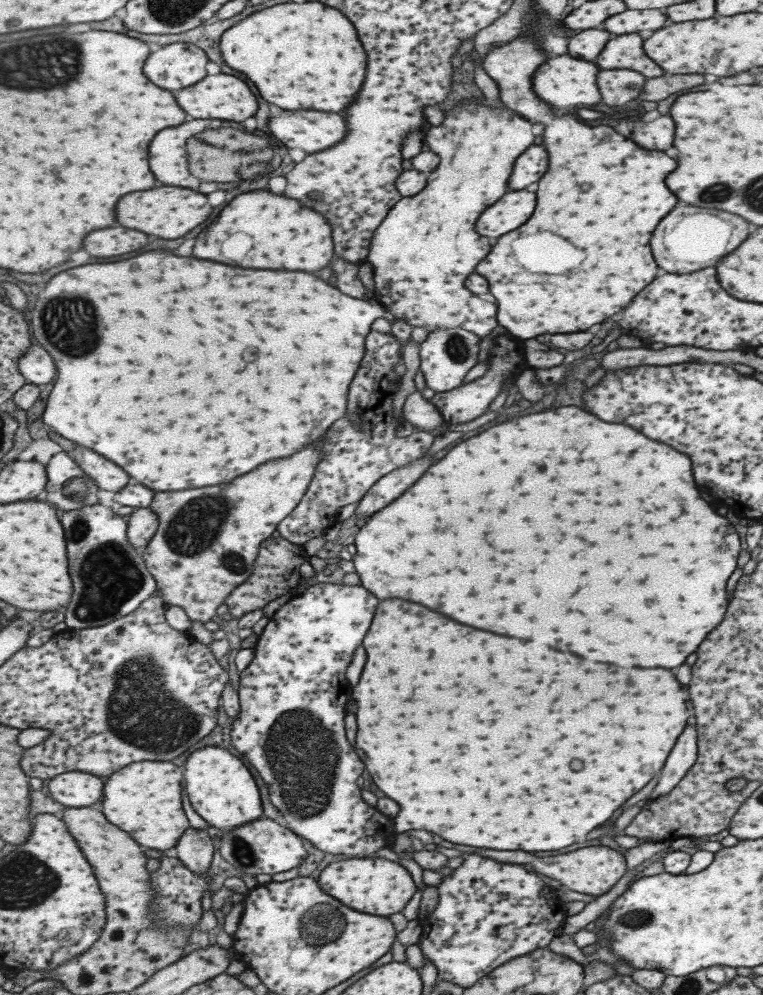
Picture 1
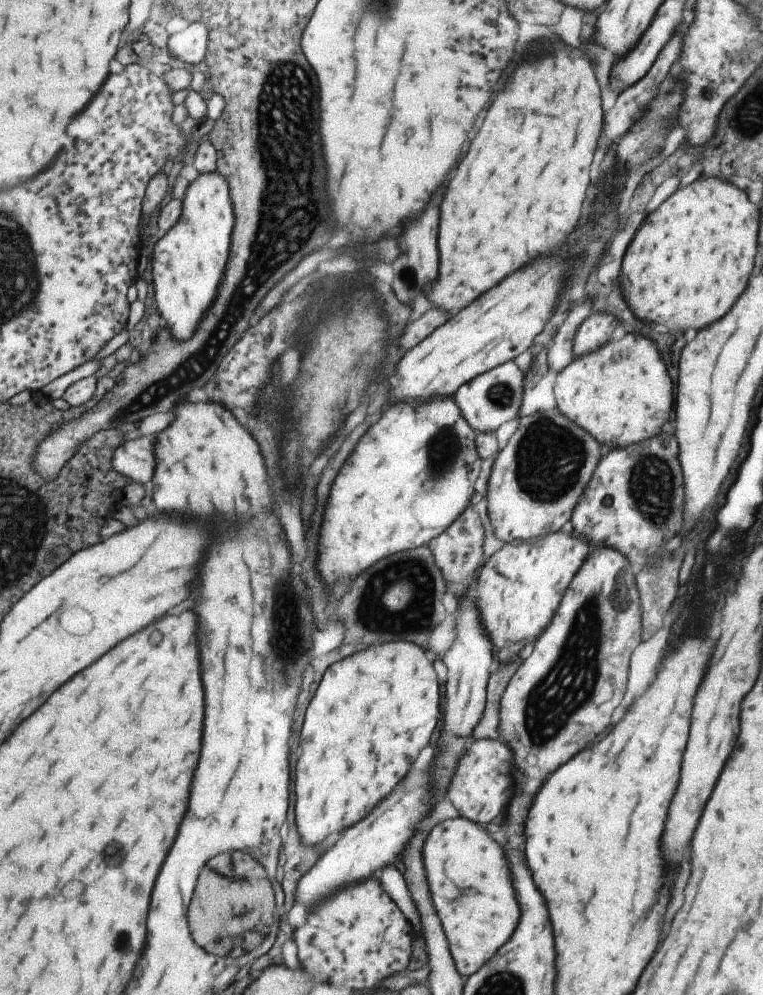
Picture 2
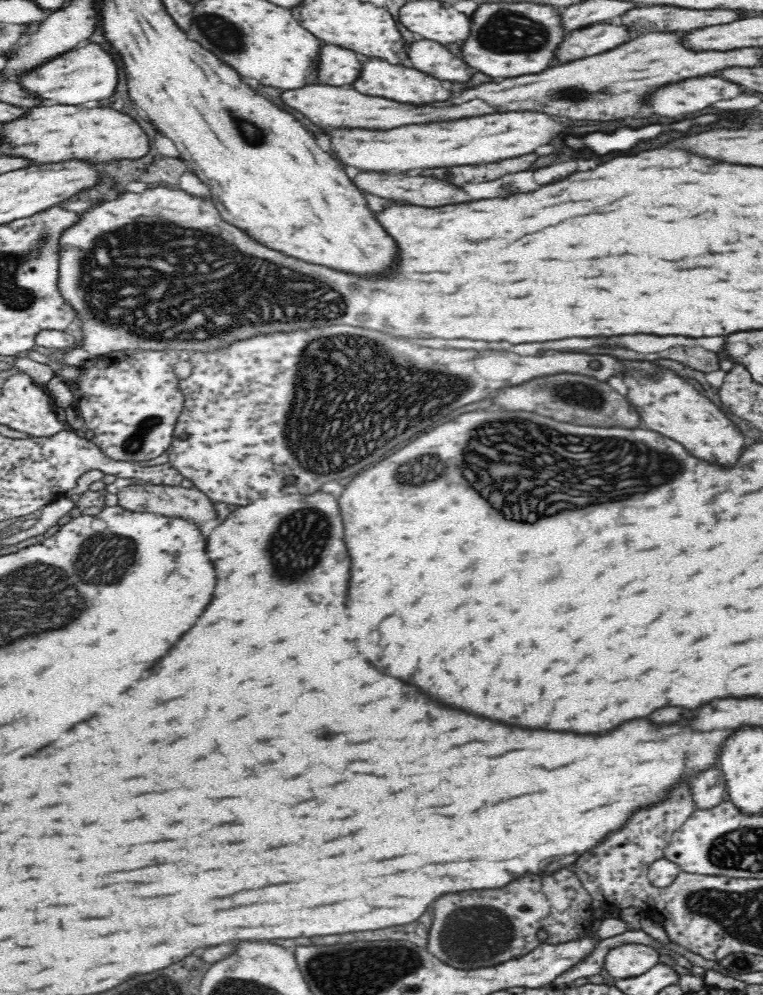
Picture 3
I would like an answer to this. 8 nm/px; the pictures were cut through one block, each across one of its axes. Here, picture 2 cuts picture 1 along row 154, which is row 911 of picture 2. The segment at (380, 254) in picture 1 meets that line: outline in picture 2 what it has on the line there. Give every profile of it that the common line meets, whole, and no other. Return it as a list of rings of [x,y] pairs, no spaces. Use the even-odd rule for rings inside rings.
[[[455,818],[433,828],[425,842],[425,866],[433,900],[451,942],[453,958],[463,978],[471,978],[493,960],[495,952],[513,936],[521,908],[511,882],[503,848],[489,832],[465,818]]]

